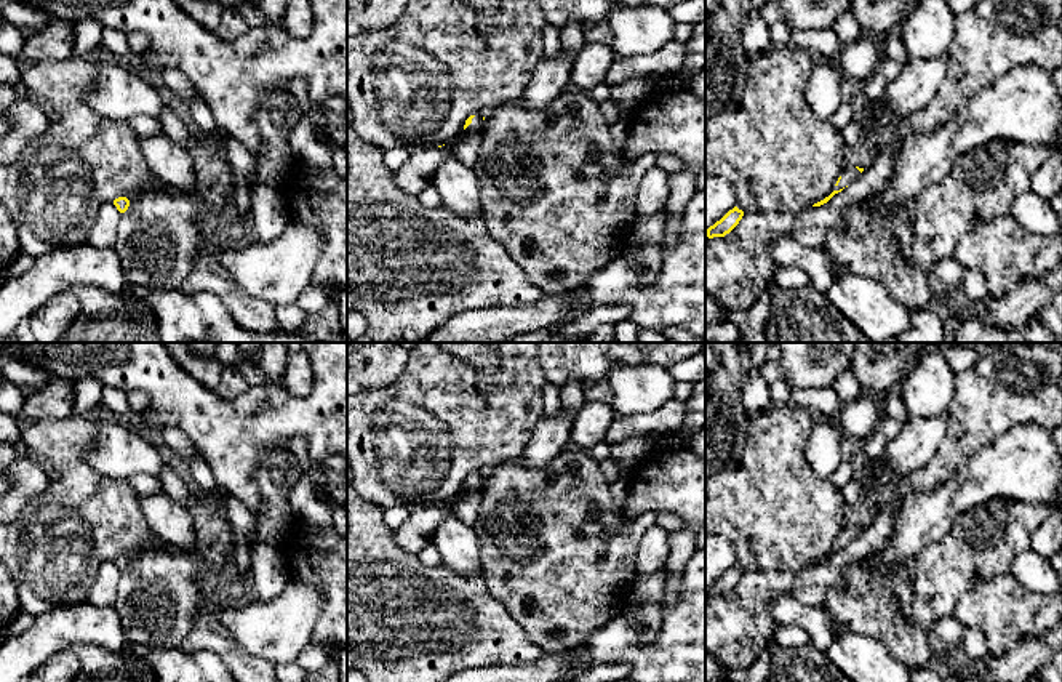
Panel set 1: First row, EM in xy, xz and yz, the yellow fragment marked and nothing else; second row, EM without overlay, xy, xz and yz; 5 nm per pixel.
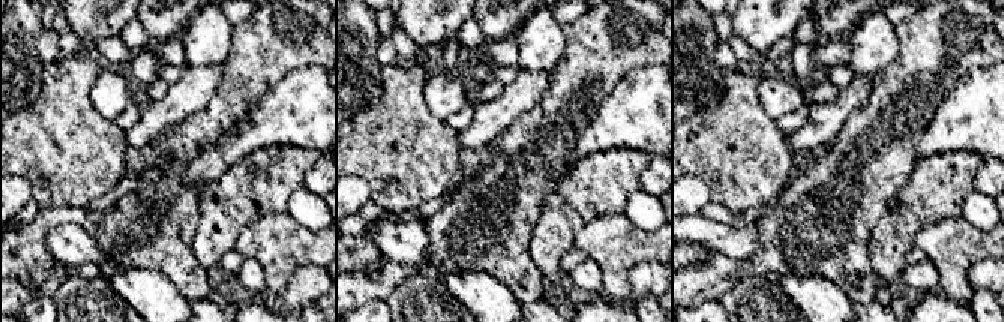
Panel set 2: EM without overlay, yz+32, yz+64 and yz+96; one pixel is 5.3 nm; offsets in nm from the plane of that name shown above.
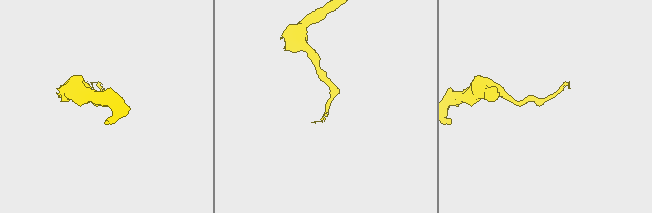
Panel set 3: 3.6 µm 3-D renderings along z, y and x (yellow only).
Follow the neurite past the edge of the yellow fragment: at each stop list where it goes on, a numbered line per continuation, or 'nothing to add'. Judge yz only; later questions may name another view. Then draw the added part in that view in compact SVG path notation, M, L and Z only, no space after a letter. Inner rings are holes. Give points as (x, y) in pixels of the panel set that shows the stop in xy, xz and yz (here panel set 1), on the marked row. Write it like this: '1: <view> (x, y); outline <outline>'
1: yz (850, 173); outline M856 166L844 168L844 171L841 173L840 183L835 186L835 191L840 191L840 189L849 186L852 181L857 179L859 175L860 175L860 171Z

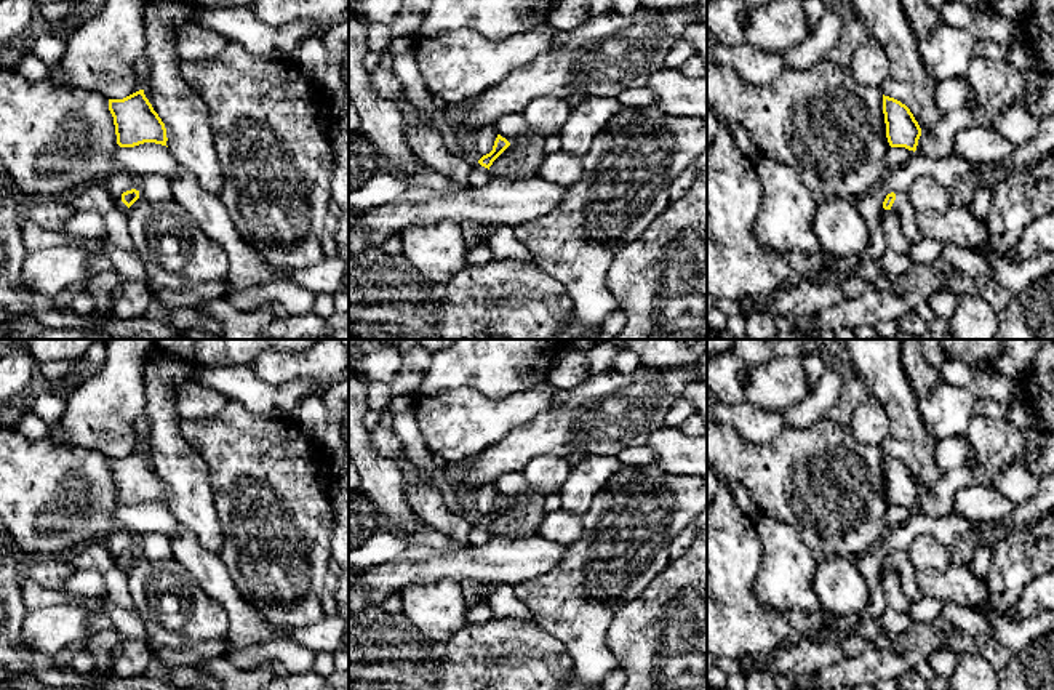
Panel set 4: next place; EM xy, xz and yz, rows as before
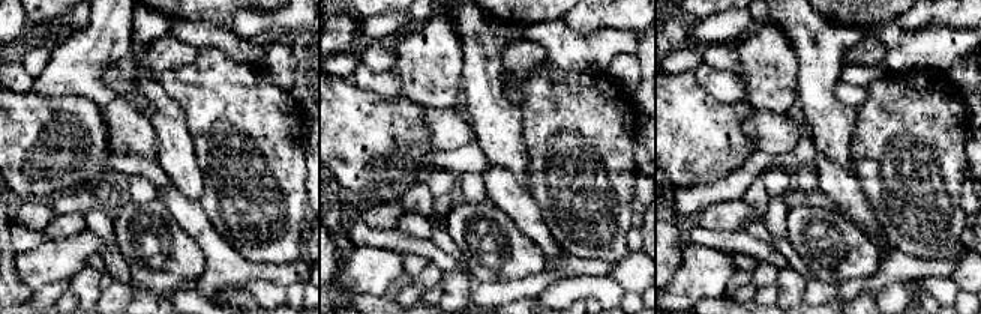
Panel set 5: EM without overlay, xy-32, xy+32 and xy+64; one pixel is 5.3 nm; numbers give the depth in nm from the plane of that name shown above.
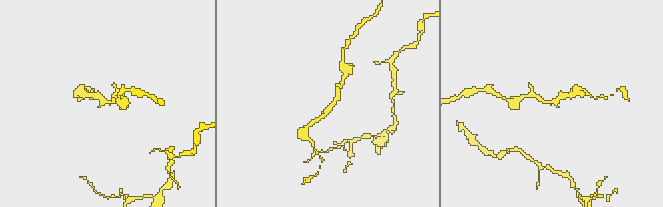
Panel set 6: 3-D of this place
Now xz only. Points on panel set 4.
1: xz (479, 175); outline M477 163L469 173L469 186L480 187L489 183L491 173L488 168Z

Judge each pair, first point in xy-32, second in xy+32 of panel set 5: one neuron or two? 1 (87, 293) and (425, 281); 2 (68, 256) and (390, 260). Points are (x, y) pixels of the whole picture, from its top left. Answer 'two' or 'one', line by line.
1: one
2: one

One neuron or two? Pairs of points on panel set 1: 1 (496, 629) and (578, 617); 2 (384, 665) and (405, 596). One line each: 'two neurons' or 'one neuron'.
1: two neurons
2: one neuron

